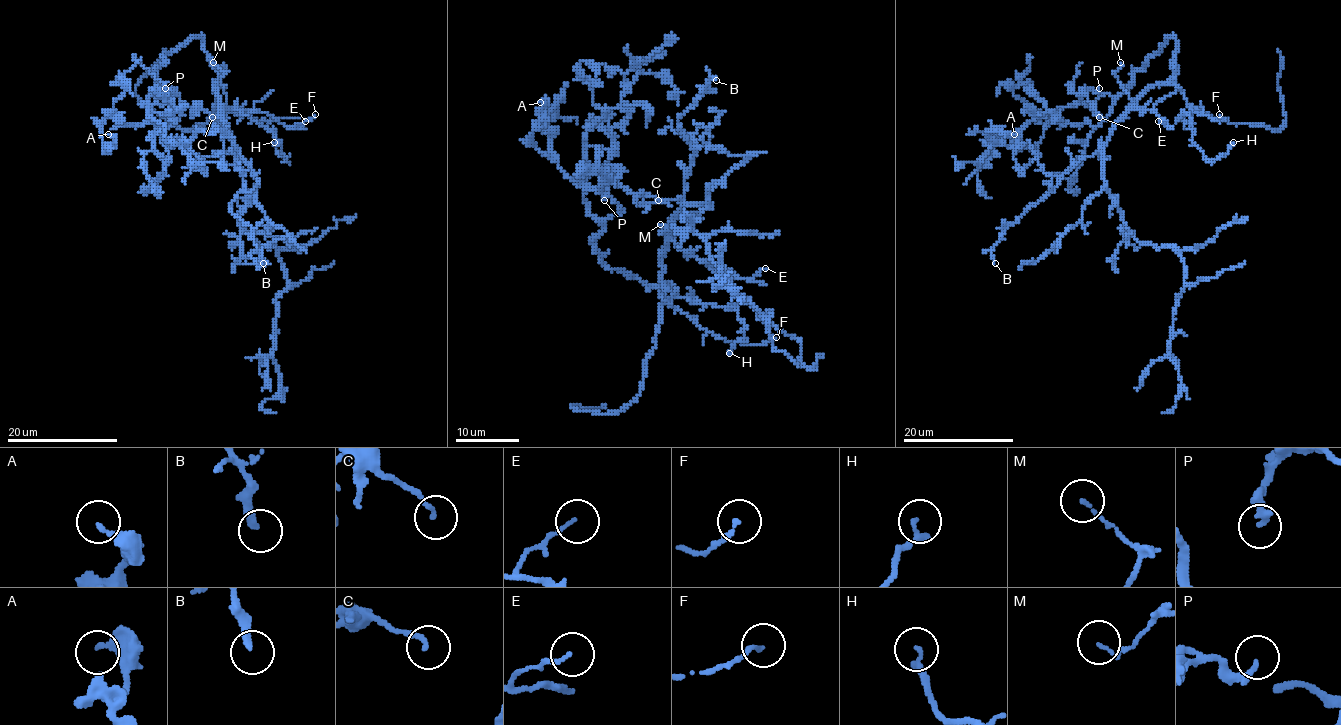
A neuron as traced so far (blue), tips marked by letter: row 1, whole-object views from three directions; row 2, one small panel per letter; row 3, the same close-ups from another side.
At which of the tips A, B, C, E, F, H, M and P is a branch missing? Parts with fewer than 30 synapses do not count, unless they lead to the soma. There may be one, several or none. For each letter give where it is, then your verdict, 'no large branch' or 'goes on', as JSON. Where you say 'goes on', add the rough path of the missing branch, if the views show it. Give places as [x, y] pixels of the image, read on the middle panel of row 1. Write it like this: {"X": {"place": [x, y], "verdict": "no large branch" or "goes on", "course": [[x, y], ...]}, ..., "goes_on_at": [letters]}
{"A": {"place": [540, 102], "verdict": "no large branch"}, "B": {"place": [716, 80], "verdict": "no large branch"}, "C": {"place": [658, 200], "verdict": "no large branch"}, "E": {"place": [765, 268], "verdict": "no large branch"}, "F": {"place": [776, 337], "verdict": "no large branch"}, "H": {"place": [729, 353], "verdict": "no large branch"}, "M": {"place": [660, 224], "verdict": "no large branch"}, "P": {"place": [604, 200], "verdict": "no large branch"}, "goes_on_at": []}

